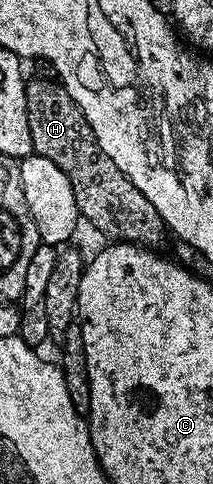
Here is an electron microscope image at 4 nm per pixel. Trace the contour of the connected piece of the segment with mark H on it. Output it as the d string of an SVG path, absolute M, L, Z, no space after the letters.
M38 77L27 80L26 106L34 153L44 159L52 159L52 163L64 171L68 183L72 183L81 220L110 237L106 239L143 247L158 247L162 233L167 232L162 216L122 174L120 167L116 167L116 163L112 163L112 159L100 151L92 127L66 88L57 80L45 81Z

